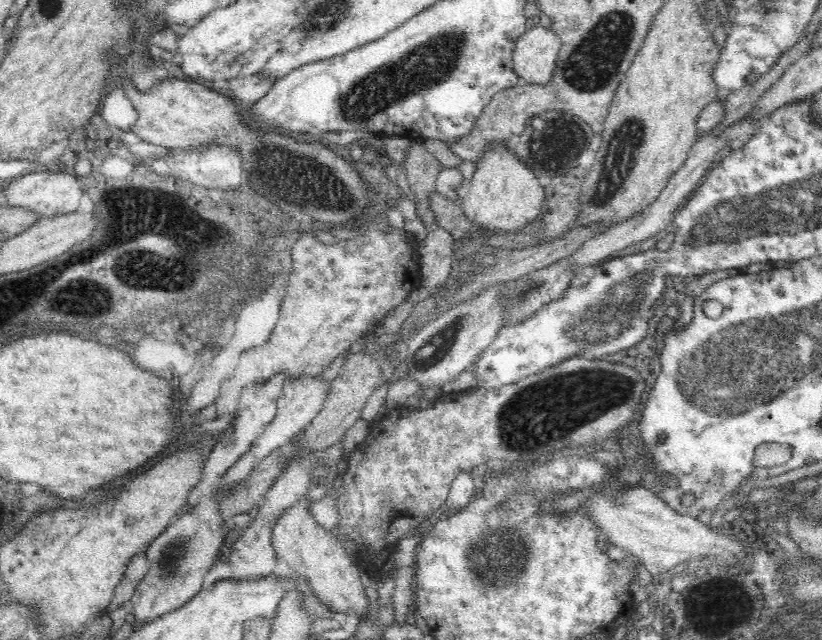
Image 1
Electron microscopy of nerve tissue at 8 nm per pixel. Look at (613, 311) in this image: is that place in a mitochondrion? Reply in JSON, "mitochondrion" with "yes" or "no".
{"mitochondrion":"yes"}

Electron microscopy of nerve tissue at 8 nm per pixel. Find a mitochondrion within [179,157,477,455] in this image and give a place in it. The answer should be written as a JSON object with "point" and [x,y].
{"point":[438,346]}

